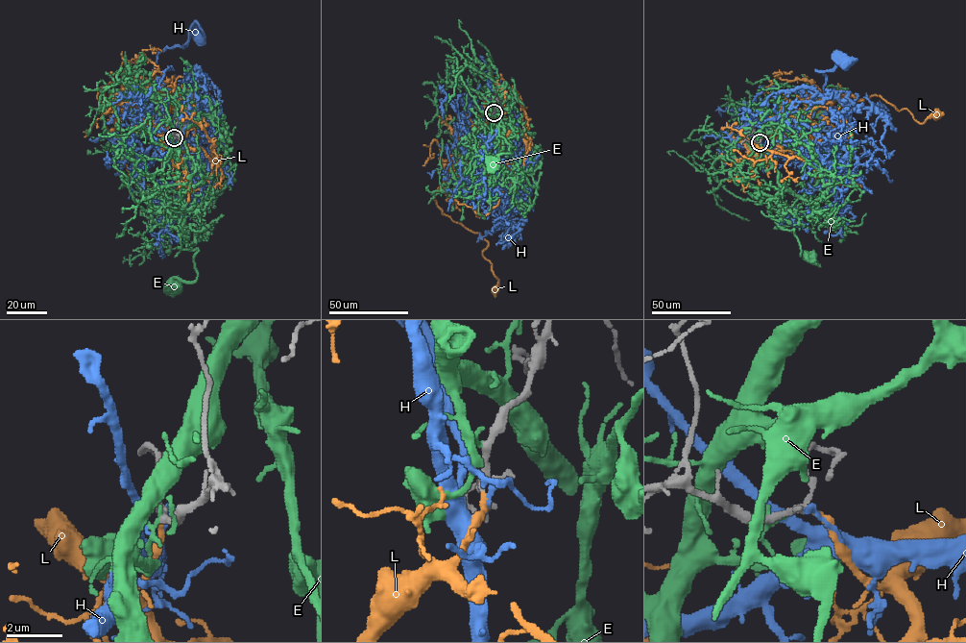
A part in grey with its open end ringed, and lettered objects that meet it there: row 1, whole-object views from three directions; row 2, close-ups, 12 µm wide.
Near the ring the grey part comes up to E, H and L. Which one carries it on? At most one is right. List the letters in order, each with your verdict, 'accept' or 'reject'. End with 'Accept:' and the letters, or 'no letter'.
E: reject
H: reject
L: accept
Accept: L

